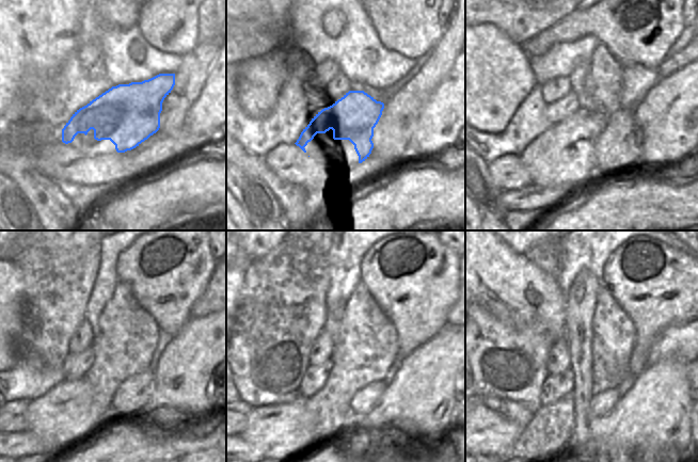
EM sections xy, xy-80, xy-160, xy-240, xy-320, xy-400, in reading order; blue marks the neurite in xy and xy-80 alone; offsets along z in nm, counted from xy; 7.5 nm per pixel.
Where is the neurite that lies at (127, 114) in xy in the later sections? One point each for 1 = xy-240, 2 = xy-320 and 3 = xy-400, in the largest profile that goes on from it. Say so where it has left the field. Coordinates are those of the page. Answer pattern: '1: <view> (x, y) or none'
1: xy-240 (42, 420)
2: xy-320 (269, 429)
3: xy-400 (487, 433)

